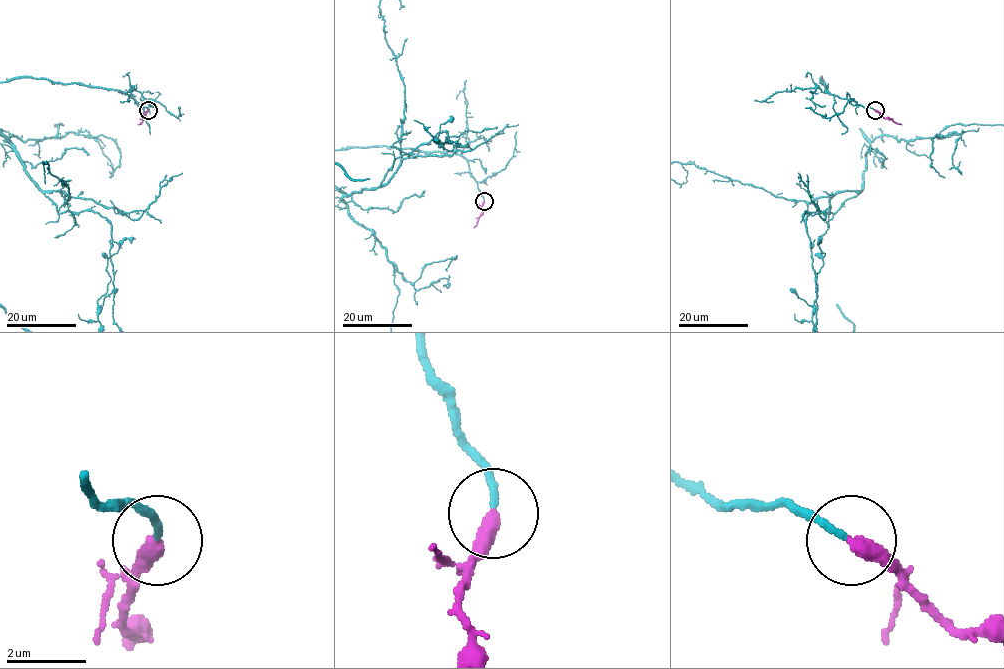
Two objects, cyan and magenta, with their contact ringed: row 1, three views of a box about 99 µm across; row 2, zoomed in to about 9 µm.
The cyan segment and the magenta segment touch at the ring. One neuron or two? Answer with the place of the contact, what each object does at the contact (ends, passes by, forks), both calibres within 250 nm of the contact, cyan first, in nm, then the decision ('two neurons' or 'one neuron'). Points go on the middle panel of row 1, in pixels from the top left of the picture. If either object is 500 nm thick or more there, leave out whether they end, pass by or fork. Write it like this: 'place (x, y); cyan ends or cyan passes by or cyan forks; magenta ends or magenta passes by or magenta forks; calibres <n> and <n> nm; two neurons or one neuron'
place (484, 201); cyan ends; magenta ends; calibres 160 and 400 nm; one neuron

